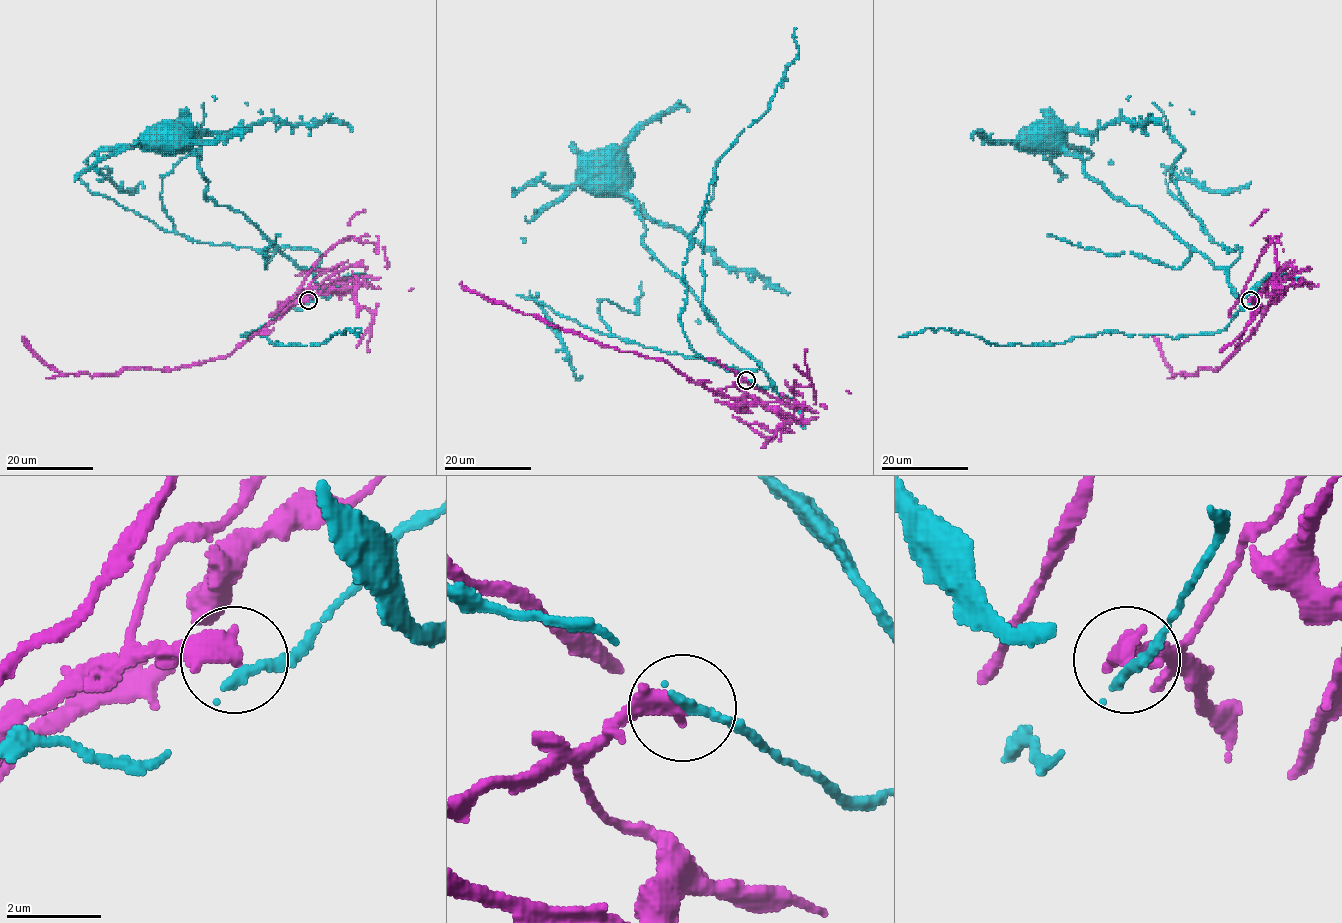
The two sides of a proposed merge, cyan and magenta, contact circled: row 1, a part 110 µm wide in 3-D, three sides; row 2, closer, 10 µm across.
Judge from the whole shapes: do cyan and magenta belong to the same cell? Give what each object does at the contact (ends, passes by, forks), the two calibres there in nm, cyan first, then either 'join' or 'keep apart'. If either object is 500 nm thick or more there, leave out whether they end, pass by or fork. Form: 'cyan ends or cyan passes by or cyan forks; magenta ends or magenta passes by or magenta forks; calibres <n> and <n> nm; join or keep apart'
cyan ends; magenta ends; calibres 240 and 480 nm; keep apart

